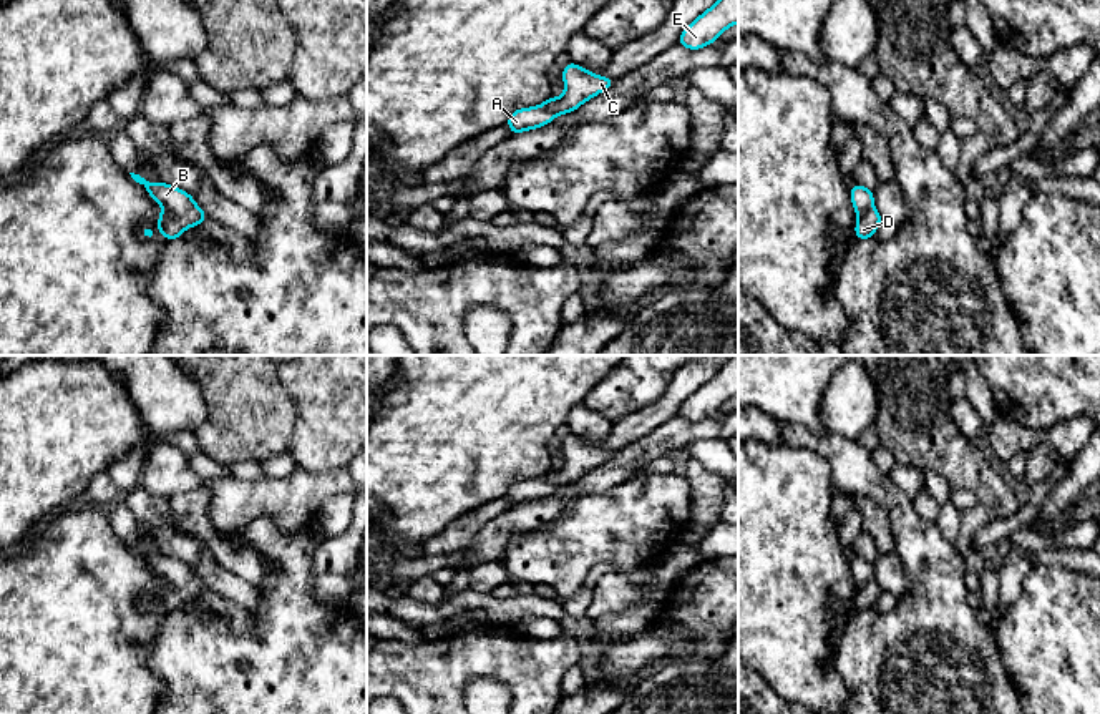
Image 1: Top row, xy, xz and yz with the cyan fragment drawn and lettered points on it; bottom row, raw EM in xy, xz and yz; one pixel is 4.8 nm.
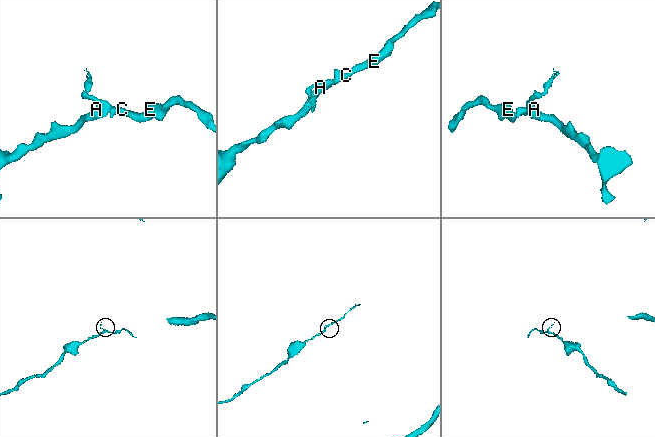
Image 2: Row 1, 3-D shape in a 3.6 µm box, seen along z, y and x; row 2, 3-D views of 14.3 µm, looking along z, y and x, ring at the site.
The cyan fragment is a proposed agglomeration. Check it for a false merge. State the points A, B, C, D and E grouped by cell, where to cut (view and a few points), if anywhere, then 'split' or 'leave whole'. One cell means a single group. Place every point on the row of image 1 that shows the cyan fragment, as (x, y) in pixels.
A B C D E; no cut; leave whole

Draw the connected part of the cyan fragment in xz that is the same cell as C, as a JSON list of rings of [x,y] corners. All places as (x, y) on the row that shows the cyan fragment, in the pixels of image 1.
[[[569,61],[562,68],[564,93],[561,98],[549,96],[543,105],[521,108],[508,116],[511,134],[546,126],[557,115],[576,111],[582,103],[611,88],[616,80],[597,76],[587,68]]]

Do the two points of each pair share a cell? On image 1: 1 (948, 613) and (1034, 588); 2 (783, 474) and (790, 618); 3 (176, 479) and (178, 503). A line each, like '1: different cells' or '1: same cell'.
1: different cells
2: same cell
3: different cells

